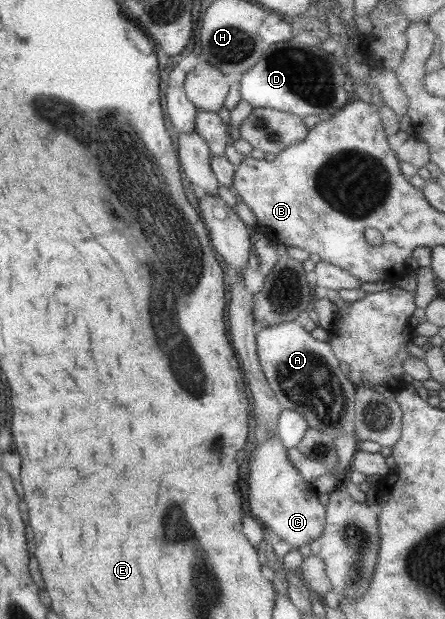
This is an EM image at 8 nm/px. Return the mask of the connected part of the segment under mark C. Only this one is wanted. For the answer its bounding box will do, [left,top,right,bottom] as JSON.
[248,433,325,549]

